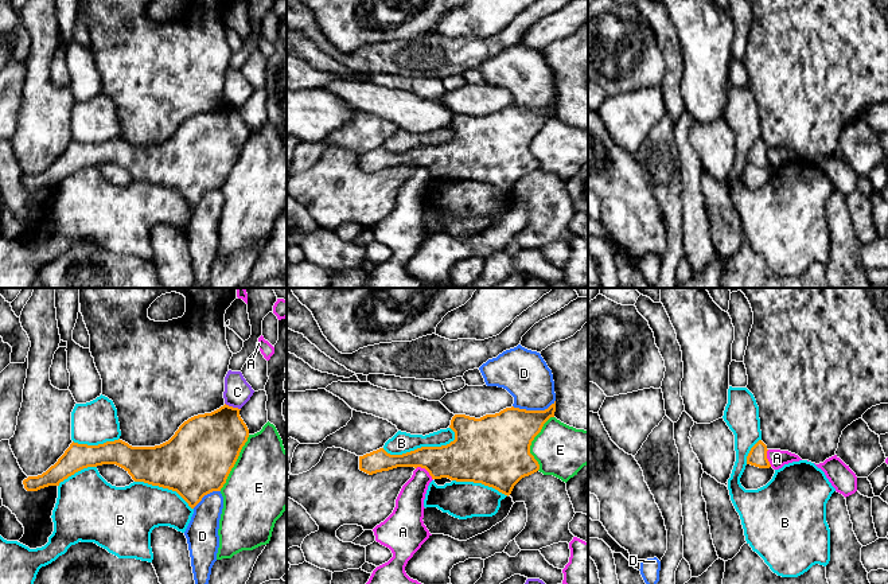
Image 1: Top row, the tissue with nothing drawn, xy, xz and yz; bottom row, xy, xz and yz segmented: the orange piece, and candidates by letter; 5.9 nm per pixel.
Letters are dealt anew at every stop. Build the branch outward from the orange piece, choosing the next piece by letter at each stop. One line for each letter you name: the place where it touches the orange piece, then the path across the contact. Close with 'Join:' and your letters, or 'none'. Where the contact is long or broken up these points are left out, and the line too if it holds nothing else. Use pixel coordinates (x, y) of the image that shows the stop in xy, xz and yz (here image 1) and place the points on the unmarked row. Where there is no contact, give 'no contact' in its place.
Join: none

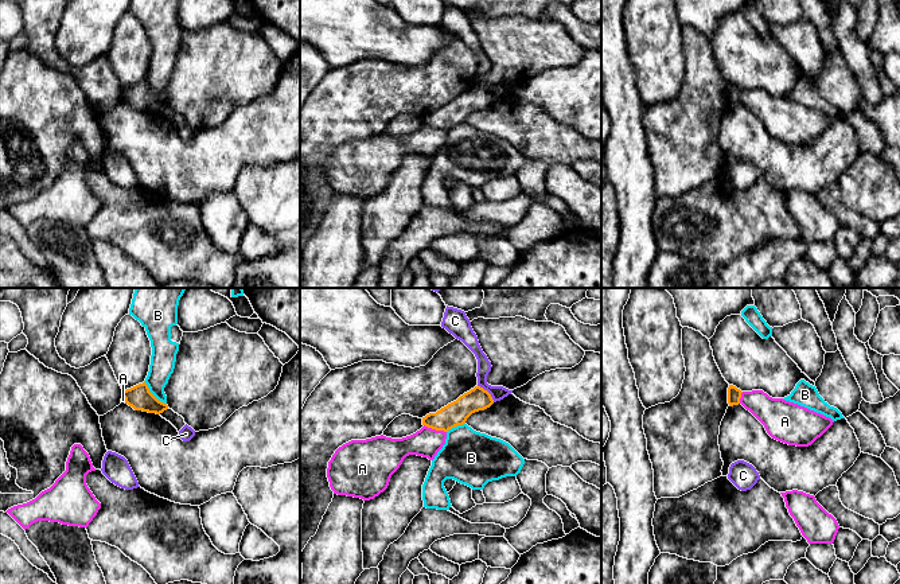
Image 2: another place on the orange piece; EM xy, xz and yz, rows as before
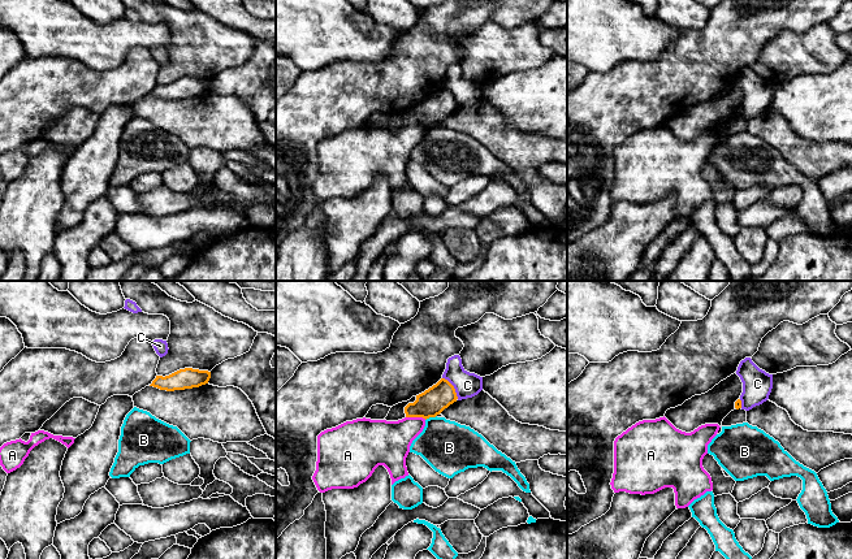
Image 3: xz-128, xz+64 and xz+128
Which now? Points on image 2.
Join: none

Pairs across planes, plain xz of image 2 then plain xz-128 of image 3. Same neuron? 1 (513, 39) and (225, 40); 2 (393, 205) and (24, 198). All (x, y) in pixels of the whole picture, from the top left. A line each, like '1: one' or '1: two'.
1: one
2: two

